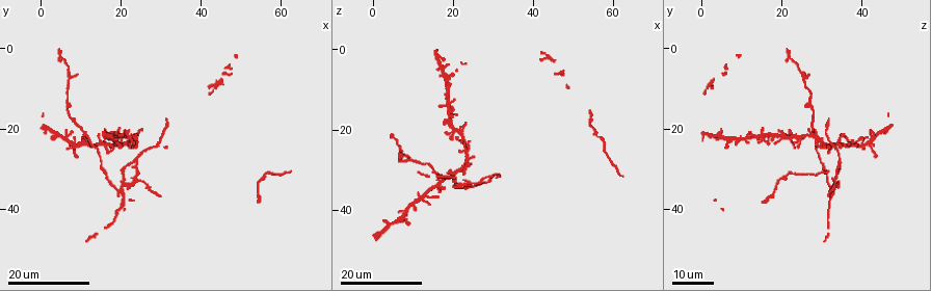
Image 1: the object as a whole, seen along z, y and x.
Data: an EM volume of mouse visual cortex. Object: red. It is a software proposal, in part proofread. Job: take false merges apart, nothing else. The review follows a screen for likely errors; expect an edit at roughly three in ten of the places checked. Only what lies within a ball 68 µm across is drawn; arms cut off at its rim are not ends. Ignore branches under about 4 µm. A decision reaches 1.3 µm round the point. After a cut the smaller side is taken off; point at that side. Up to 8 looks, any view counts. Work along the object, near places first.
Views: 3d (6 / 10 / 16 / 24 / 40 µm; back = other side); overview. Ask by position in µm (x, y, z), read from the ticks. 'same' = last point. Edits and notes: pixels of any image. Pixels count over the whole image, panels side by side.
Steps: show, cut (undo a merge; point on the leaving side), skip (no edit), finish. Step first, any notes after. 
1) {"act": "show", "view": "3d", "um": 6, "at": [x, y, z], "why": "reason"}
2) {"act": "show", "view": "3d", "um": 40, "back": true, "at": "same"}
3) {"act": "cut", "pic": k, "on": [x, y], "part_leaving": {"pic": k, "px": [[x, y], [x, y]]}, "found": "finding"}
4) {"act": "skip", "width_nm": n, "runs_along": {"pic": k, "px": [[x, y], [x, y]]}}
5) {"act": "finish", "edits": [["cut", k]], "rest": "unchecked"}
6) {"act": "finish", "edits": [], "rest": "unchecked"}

{"act": "show", "view": "3d", "um": 24, "at": [56.0, 31.5, 21.0], "why": "arms part here"}

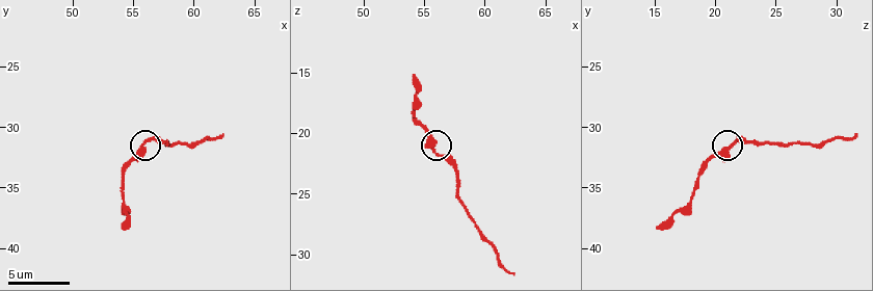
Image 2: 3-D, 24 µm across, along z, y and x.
{"act": "show", "view": "3d", "um": 10, "at": [55.6, 31.8, 20.8], "why": "closer look"}

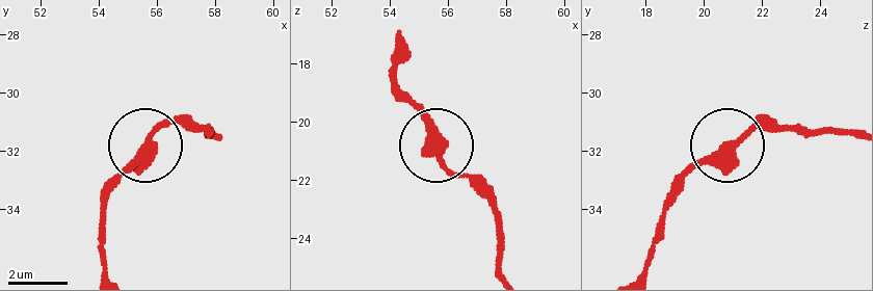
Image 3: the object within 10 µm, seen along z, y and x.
{"act": "skip", "arms": 3, "found": "continuous, no second neuron"}

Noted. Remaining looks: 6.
{"act": "show", "view": "3d", "um": 24, "at": [30.0, 23.0, 32.0], "why": "a fork"}

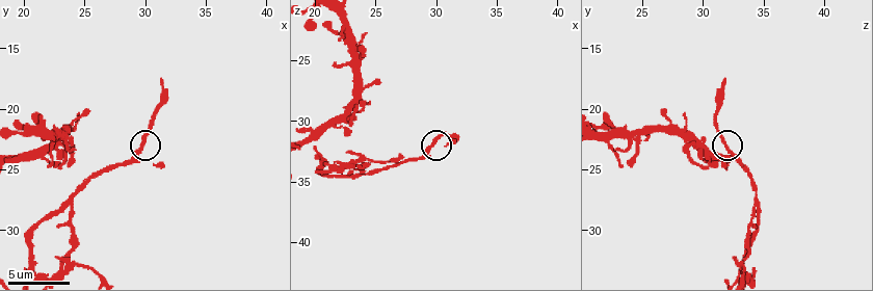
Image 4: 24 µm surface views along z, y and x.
{"act": "show", "view": "3d", "um": 6, "at": [29.4, 23.4, 32.0], "why": "zoom in"}

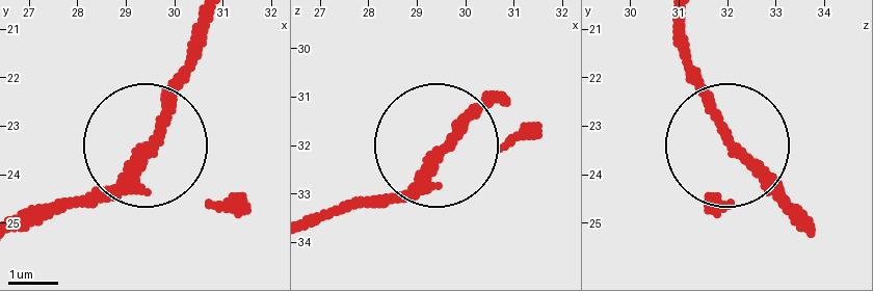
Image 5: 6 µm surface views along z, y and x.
{"act": "skip", "width_nm": 160, "found": "all the same neuron"}

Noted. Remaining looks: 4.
{"act": "show", "view": "3d", "um": 6, "at": [24.0, 27.8, 34.2], "why": "branch point"}

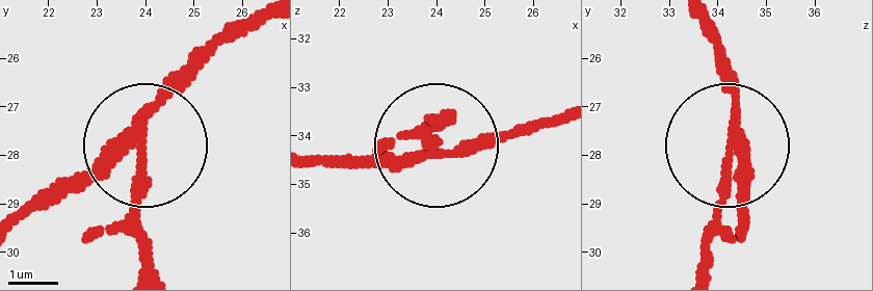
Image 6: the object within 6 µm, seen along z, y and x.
{"act": "show", "view": "3d", "um": 6, "back": true, "at": [23.90, 27.80, 34.30]}

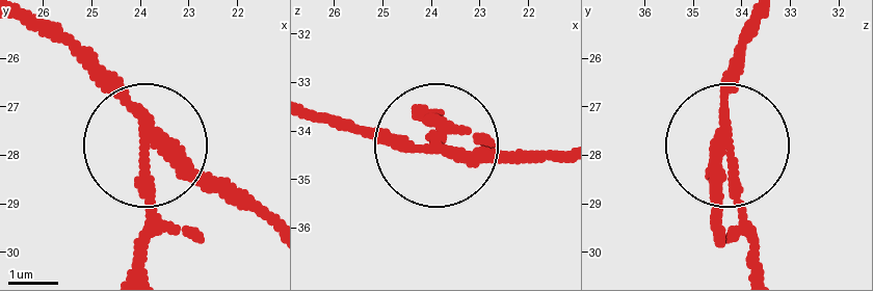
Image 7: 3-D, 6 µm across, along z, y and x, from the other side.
{"act": "cut", "pic": 7, "on": [153, 228], "side_arm_um": 14, "part_leaving": {"pic": 7, "px": [[150, 154], [137, 262]]}, "found": "two neurons meet here"}

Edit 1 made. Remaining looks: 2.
{"act": "finish", "edits": [["cut", 7]], "rest": "unchecked"}

